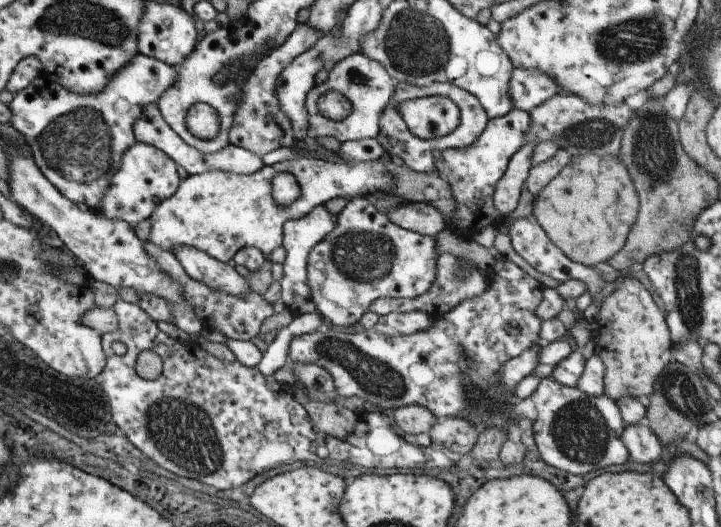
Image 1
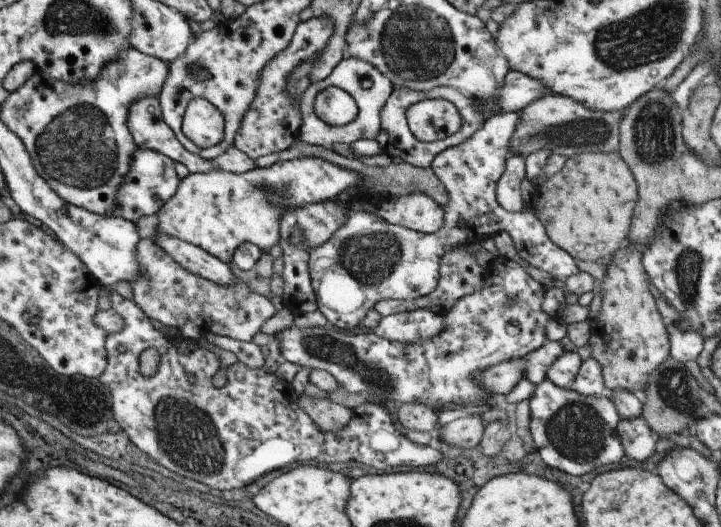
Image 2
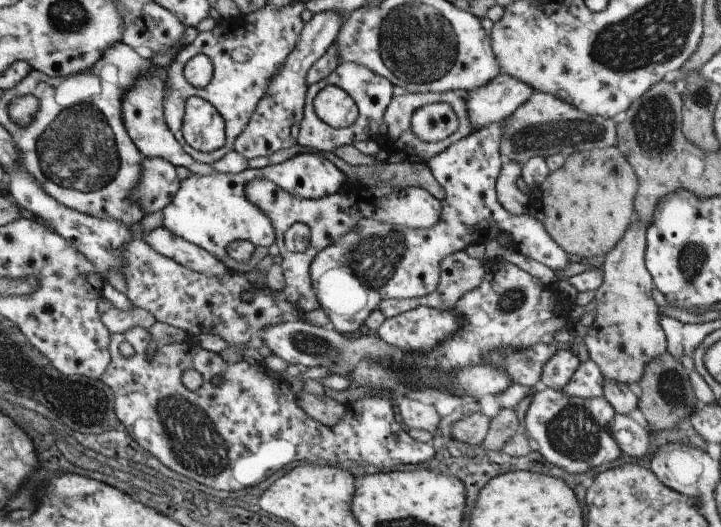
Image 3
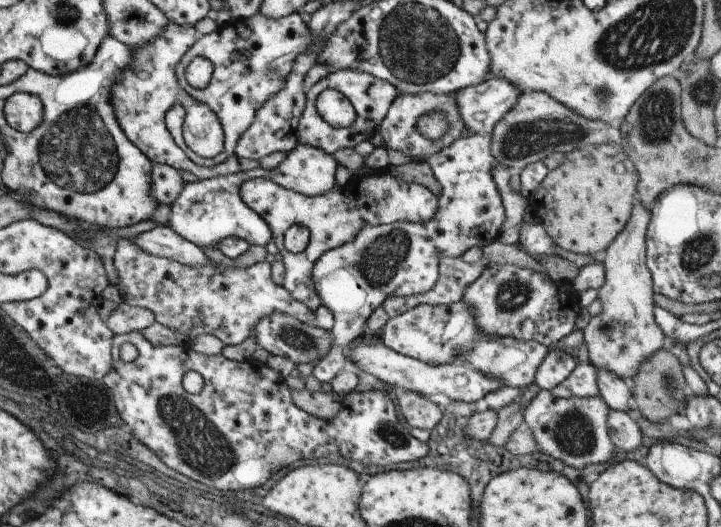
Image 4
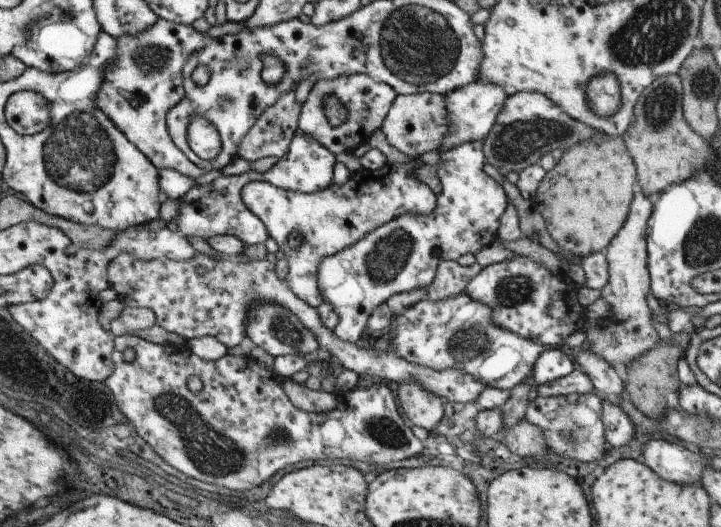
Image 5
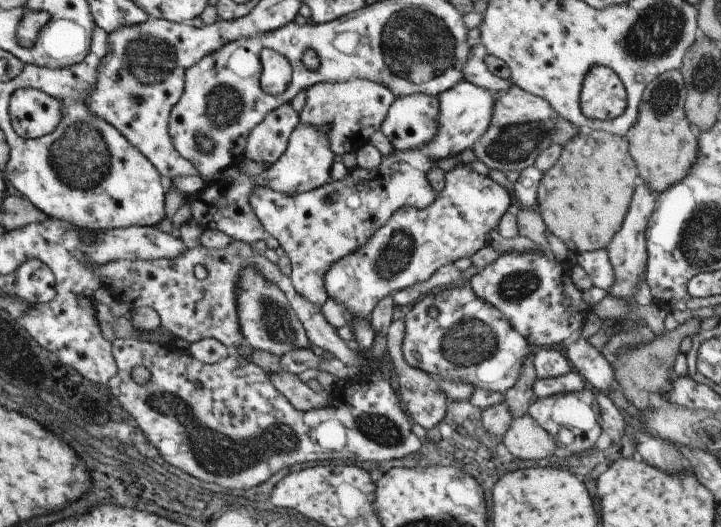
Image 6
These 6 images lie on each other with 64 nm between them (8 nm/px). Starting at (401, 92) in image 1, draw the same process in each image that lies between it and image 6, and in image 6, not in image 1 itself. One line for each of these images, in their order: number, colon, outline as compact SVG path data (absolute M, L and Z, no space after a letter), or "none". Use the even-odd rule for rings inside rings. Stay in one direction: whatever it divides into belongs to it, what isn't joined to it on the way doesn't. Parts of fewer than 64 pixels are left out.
2: M395 86L391 96L387 98L385 106L383 106L383 112L379 114L379 134L375 136L375 142L381 146L381 152L385 156L389 156L391 160L393 158L401 158L405 164L409 164L411 168L419 168L419 170L427 170L431 168L431 162L433 158L447 150L447 148L455 148L459 144L463 144L465 140L473 138L479 128L485 124L487 116L485 116L485 110L481 110L481 106L467 94L461 94L459 90L455 88L449 88L449 86L433 86L431 90L423 90L423 92L417 92L417 90L411 90L411 88L405 88L405 86ZM419 100L449 100L451 104L455 104L457 112L459 112L459 118L461 118L461 128L457 128L449 138L443 138L443 140L435 140L435 142L419 142L417 138L413 138L413 134L409 132L407 128L407 122L405 122L405 108L409 104L415 104Z
3: M397 90L397 92L393 94L391 102L389 102L389 104L387 104L387 108L385 108L385 114L383 114L381 126L379 126L377 136L375 136L373 140L377 142L379 150L381 150L381 152L385 152L387 156L397 154L397 156L401 158L401 162L427 164L433 156L441 154L441 152L443 152L443 150L447 150L451 144L455 144L455 142L459 142L459 140L467 138L473 130L475 130L475 128L473 128L473 126L471 126L471 122L469 122L467 102L463 100L463 94L461 94L461 92L443 92L443 94L431 94L431 92L429 92L429 94L407 94L407 92L399 92L399 90ZM425 104L449 104L449 106L453 108L453 112L457 114L457 120L459 120L457 130L455 130L451 136L447 136L445 140L435 142L435 144L427 144L427 142L423 142L421 138L417 138L417 136L413 134L413 130L411 130L411 114L413 114L417 108L425 106Z
4: M397 94L395 100L391 102L391 106L389 106L389 110L387 110L387 114L385 114L385 118L383 118L377 134L381 136L381 140L383 140L381 146L383 146L385 150L401 152L401 154L405 154L405 156L409 156L409 158L413 160L413 158L425 158L425 156L429 158L429 156L437 154L437 152L445 150L447 146L451 146L455 140L459 140L461 136L465 136L465 124L463 124L463 120L461 120L461 114L459 114L459 108L457 108L457 102L455 102L453 94L451 94L451 96L445 96L445 94L439 94L439 96L437 96L437 94L417 94L417 96ZM431 110L441 110L441 112L445 114L445 120L447 120L449 126L451 126L451 128L447 130L447 134L441 136L441 138L435 140L435 142L423 138L423 136L419 134L417 126L415 126L417 118L421 118L423 114L427 114L427 112L431 112Z
5: M415 94L415 96L395 96L383 124L381 132L389 146L399 152L417 158L423 152L433 152L443 148L443 138L449 134L449 114L445 106L445 96L441 94Z
6: M413 94L413 96L403 96L395 98L389 106L389 114L385 116L381 124L383 136L391 142L395 152L407 152L407 150L419 150L421 146L429 144L439 130L439 96L427 96L427 94Z

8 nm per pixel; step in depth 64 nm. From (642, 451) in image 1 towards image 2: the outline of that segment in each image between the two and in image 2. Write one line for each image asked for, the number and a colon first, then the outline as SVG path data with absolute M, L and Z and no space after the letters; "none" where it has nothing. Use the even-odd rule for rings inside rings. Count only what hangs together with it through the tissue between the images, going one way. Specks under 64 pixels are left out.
2: M641 416L633 420L621 420L617 426L617 436L621 440L627 460L651 460L657 450L657 438Z

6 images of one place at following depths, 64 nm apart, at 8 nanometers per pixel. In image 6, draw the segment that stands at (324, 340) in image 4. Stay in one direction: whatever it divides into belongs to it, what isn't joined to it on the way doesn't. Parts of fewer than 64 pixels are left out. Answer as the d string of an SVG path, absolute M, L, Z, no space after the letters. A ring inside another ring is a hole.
M247 268L241 272L237 286L237 318L241 324L241 336L253 346L253 350L269 352L275 356L283 356L289 350L311 350L311 342L293 308L285 300L285 294L269 284L257 270Z

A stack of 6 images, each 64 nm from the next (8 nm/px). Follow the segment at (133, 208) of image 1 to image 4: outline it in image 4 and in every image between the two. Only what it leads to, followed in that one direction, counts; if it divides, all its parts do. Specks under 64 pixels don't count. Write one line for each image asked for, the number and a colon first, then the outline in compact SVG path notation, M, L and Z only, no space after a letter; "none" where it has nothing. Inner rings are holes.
2: M135 148L129 158L127 172L113 194L113 210L109 212L109 216L123 218L131 224L137 224L143 216L155 216L159 206L177 192L179 182L181 180L175 174L175 164L169 158L149 148Z
3: M143 158L141 160L141 178L129 194L129 202L135 202L145 214L163 210L175 192L179 190L181 180L175 176L175 166L165 158Z
4: M153 164L149 178L149 192L155 198L157 206L171 206L185 186L185 182L179 176L179 170L163 164Z

